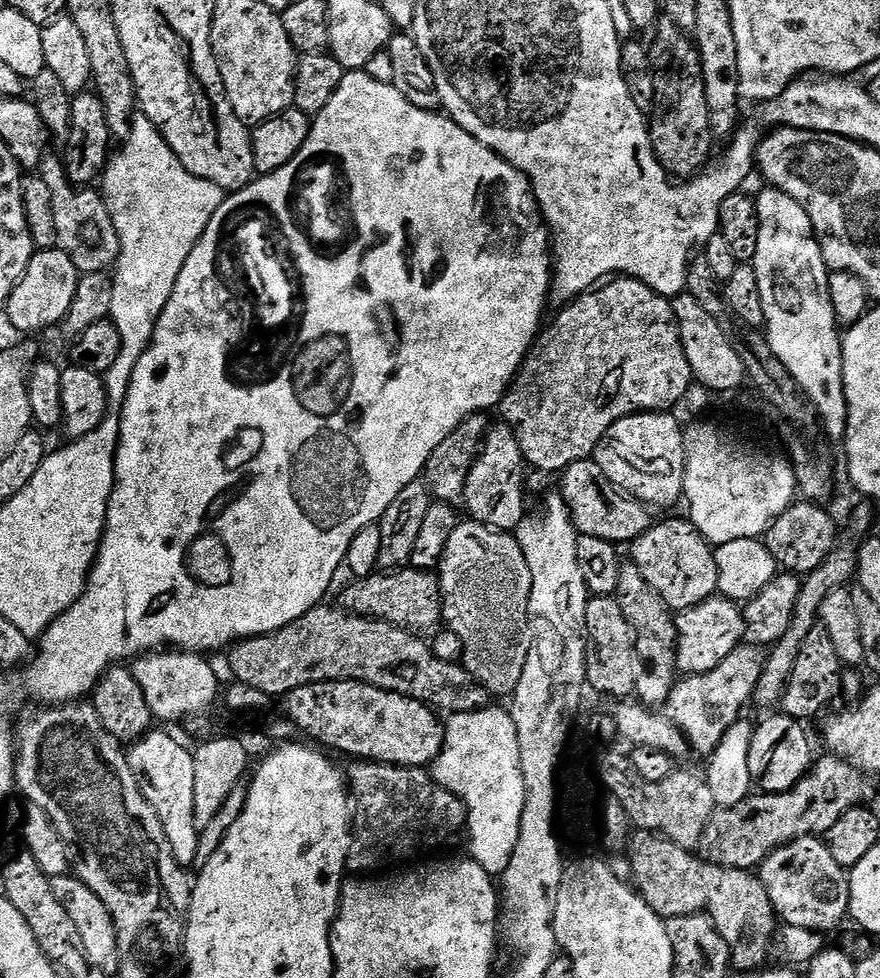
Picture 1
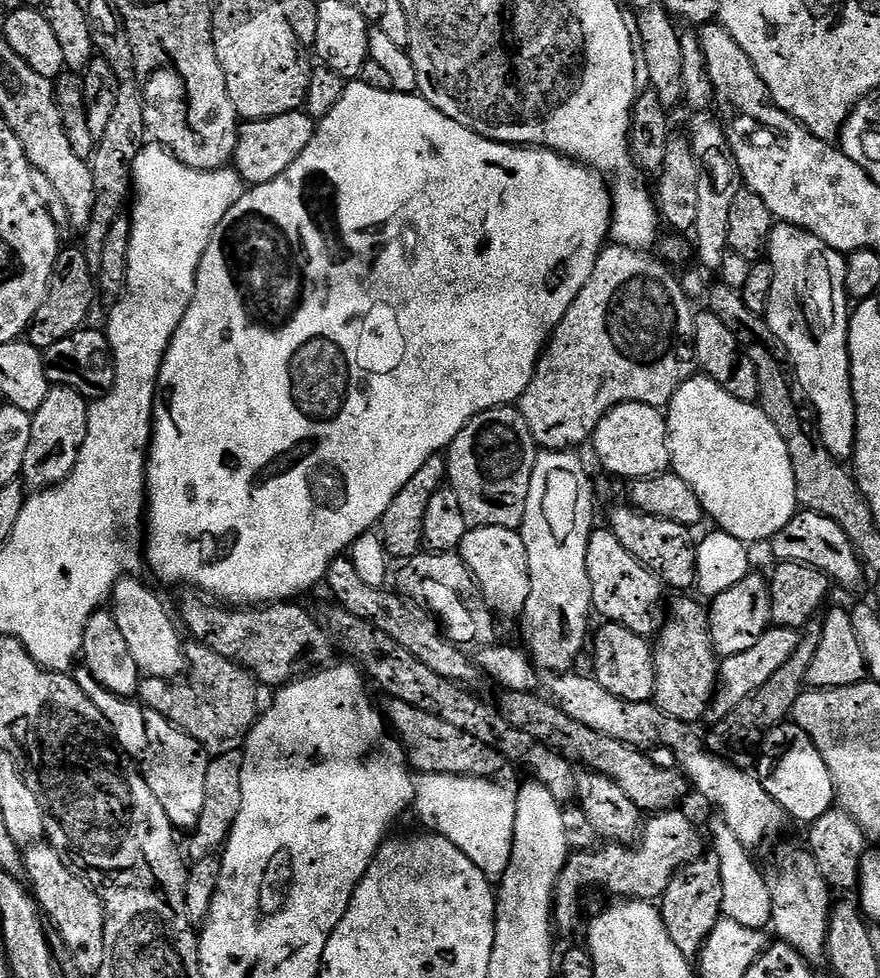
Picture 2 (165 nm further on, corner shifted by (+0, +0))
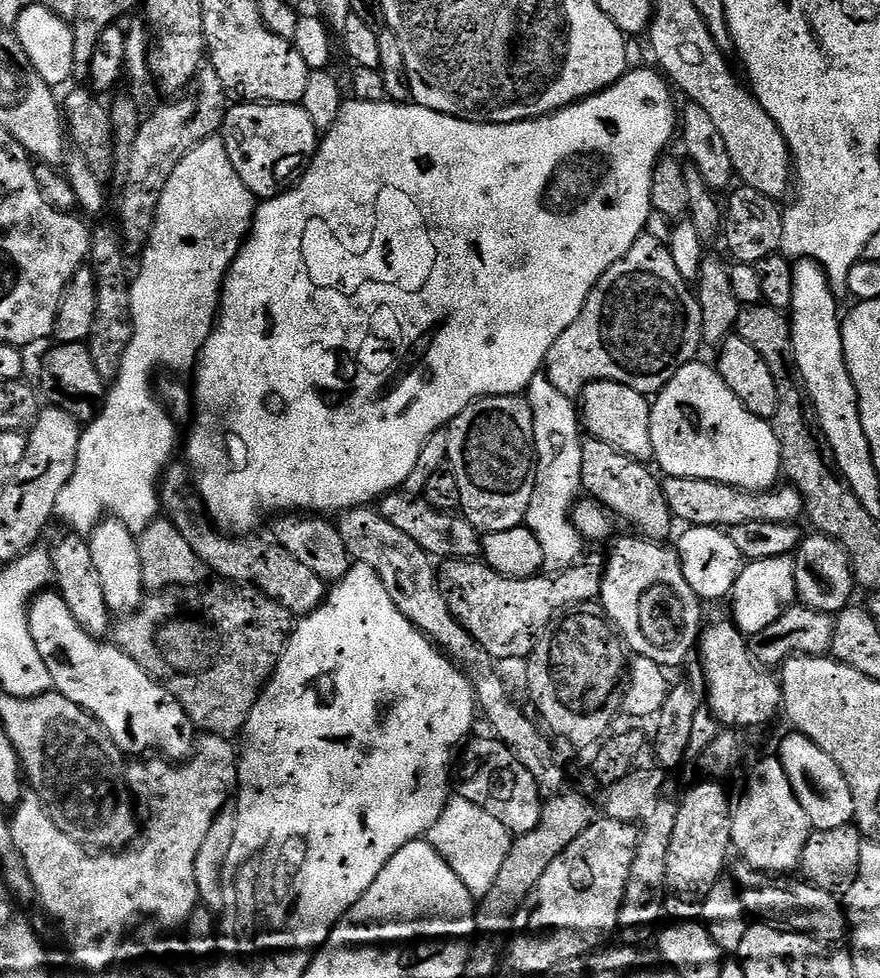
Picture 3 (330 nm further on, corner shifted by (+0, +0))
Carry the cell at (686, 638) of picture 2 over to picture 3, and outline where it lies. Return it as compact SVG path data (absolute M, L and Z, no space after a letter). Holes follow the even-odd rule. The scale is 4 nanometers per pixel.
M735 623L716 624L713 628L705 627L698 641L698 656L700 652L700 664L704 667L704 680L708 683L708 696L706 692L706 704L716 716L719 723L731 726L736 730L744 728L760 728L768 724L776 716L776 711L784 708L784 689L781 681L771 676L771 671L765 670L758 663L753 649L750 647L749 637L745 636Z

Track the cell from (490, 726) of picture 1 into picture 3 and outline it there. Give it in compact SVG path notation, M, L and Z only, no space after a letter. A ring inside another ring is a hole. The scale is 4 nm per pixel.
M457 795L455 798L449 799L442 818L428 831L426 839L434 846L434 850L438 850L438 854L442 854L442 858L448 863L450 870L454 870L454 874L458 874L458 878L462 878L466 890L470 890L470 894L474 898L482 898L486 894L490 894L490 890L493 889L494 882L497 881L498 874L502 871L503 863L510 854L514 837L506 830L506 826L502 826L502 822L498 822L498 818L486 814L486 810L482 810L482 806L474 806L474 802L466 802L466 798Z

